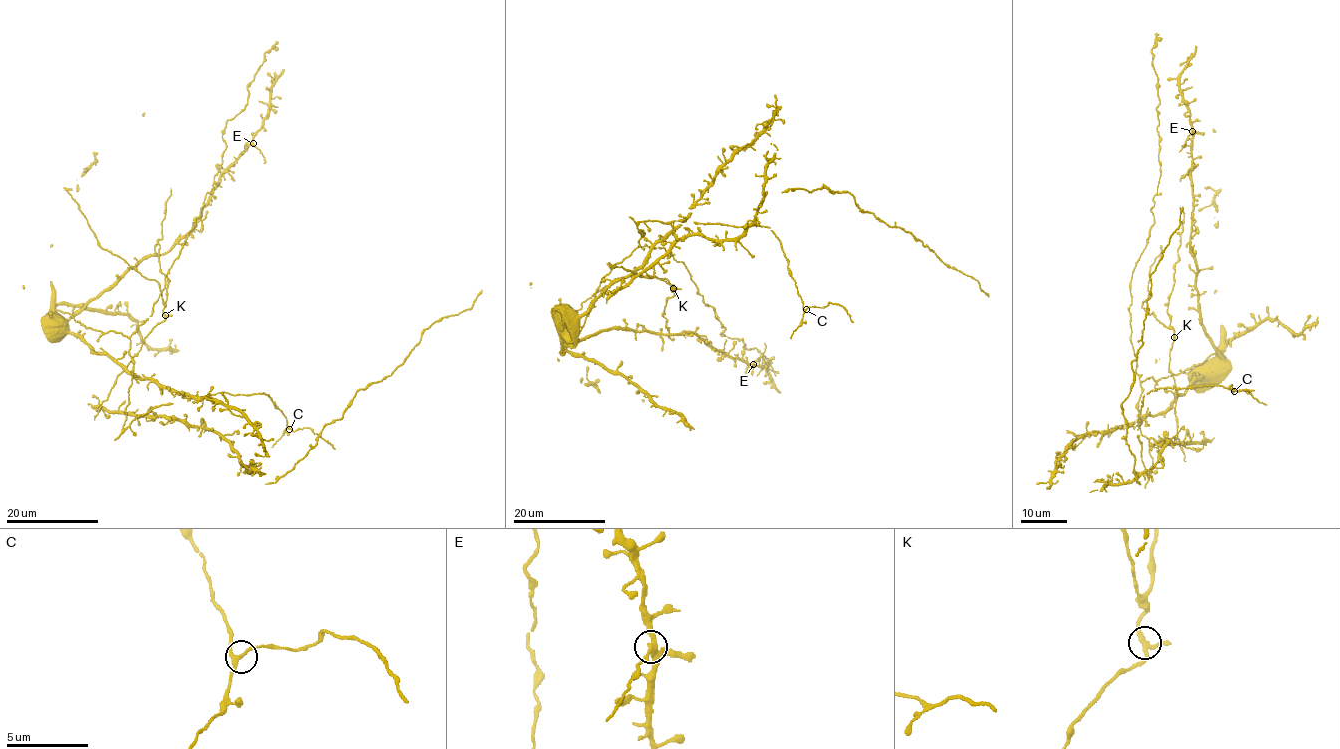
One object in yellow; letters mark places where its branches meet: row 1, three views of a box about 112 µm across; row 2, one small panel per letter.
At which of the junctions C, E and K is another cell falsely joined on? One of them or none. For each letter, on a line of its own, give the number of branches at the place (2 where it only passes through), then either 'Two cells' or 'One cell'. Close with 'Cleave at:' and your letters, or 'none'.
C: Branches: 3. One cell
E: Branches: 3. One cell
K: Branches: 3. One cell
Cleave at: none

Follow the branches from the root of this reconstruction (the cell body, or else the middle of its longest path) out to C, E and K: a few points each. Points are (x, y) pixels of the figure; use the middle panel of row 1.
C: (637, 246), (602, 279), (567, 344), (599, 296), (690, 216), (768, 226), (806, 309)
E: (637, 246), (602, 279), (583, 327), (566, 343), (612, 328), (672, 335), (688, 332), (713, 350), (753, 364)
K: (637, 246), (602, 279), (583, 327), (567, 344), (569, 333), (599, 296), (635, 270), (674, 288)

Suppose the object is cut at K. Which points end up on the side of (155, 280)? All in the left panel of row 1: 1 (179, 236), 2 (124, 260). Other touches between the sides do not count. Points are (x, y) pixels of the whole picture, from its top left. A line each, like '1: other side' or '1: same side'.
1: other side
2: same side

